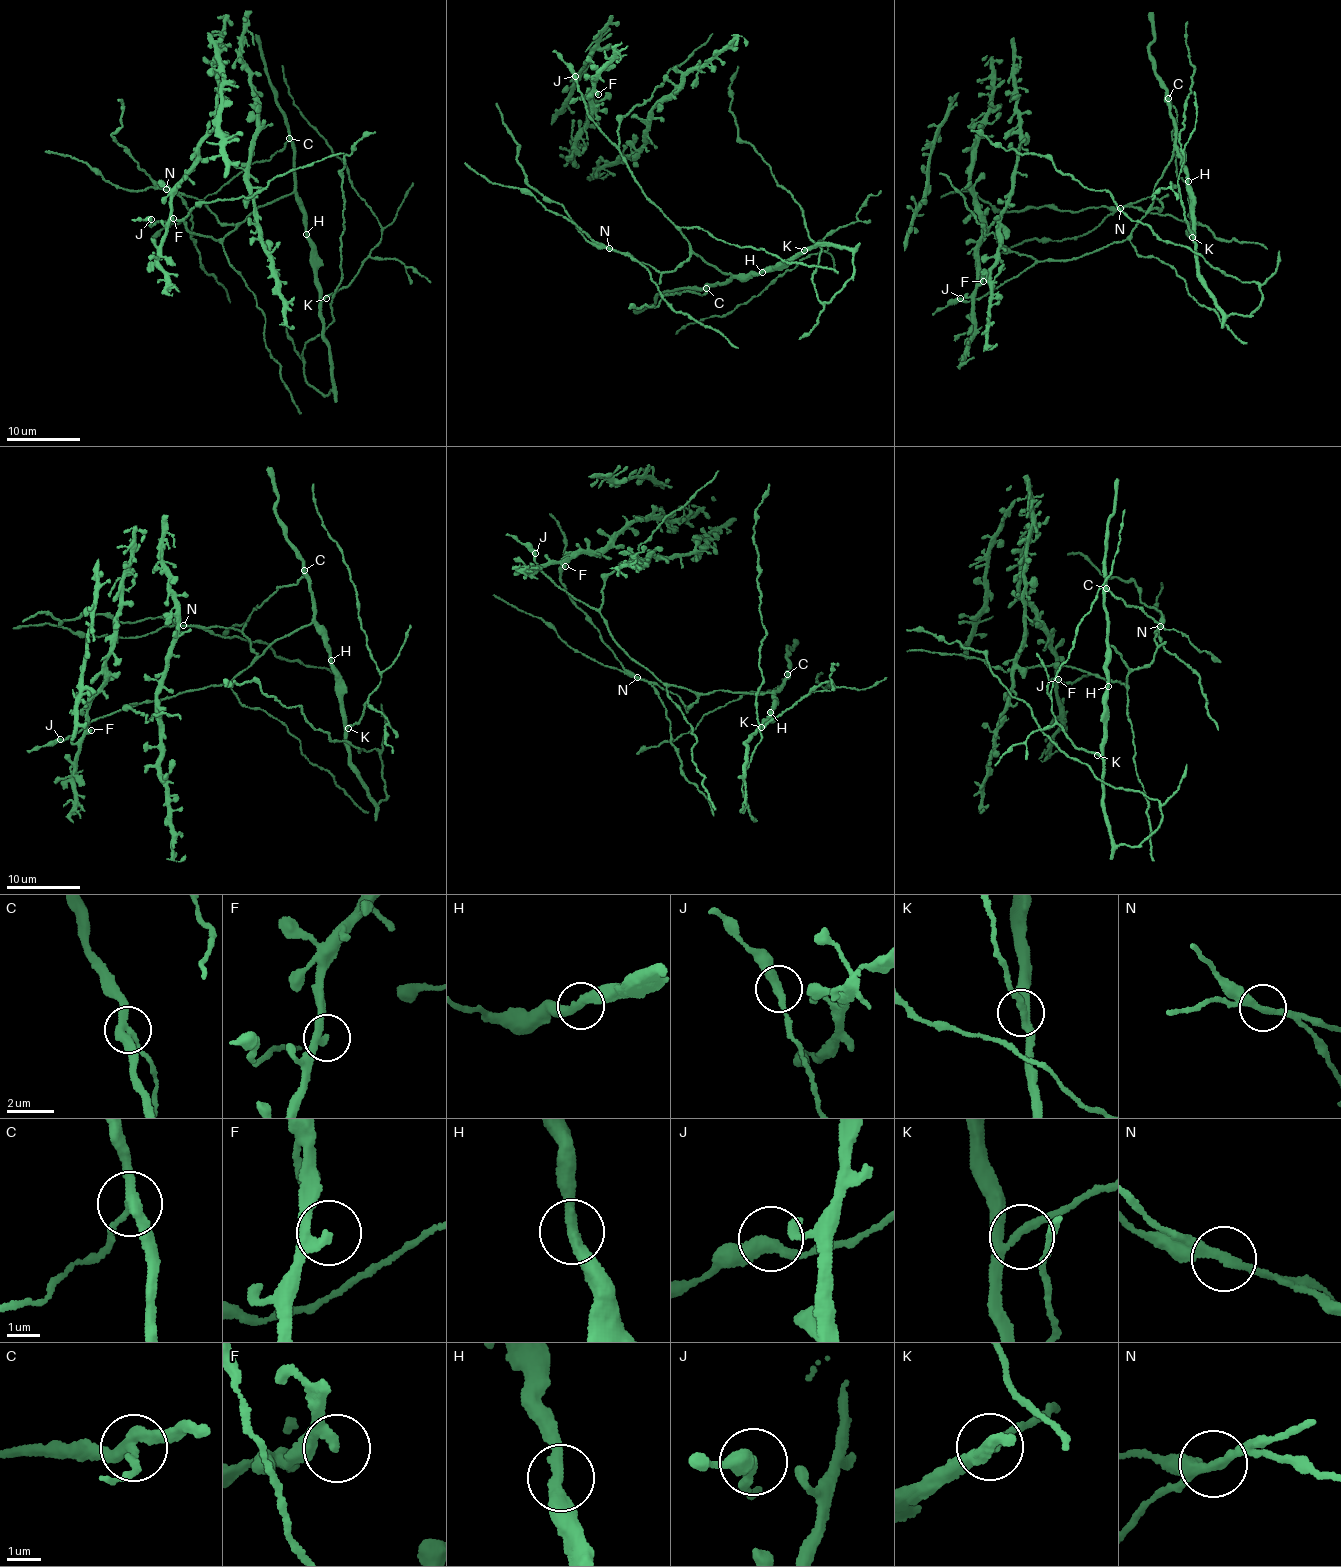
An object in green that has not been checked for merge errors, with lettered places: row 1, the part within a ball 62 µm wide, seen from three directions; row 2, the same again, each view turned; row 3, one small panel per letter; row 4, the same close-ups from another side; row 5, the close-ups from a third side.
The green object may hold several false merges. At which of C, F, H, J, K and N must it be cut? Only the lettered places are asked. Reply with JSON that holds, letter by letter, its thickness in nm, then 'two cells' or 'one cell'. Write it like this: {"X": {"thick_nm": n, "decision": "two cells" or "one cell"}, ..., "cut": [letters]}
{"C": {"thick_nm": 300, "decision": "two cells"}, "F": {"thick_nm": 200, "decision": "one cell"}, "H": {"thick_nm": 320, "decision": "one cell"}, "J": {"thick_nm": 300, "decision": "one cell"}, "K": {"thick_nm": 280, "decision": "one cell"}, "N": {"thick_nm": 280, "decision": "two cells"}, "cut": ["C", "N"]}

